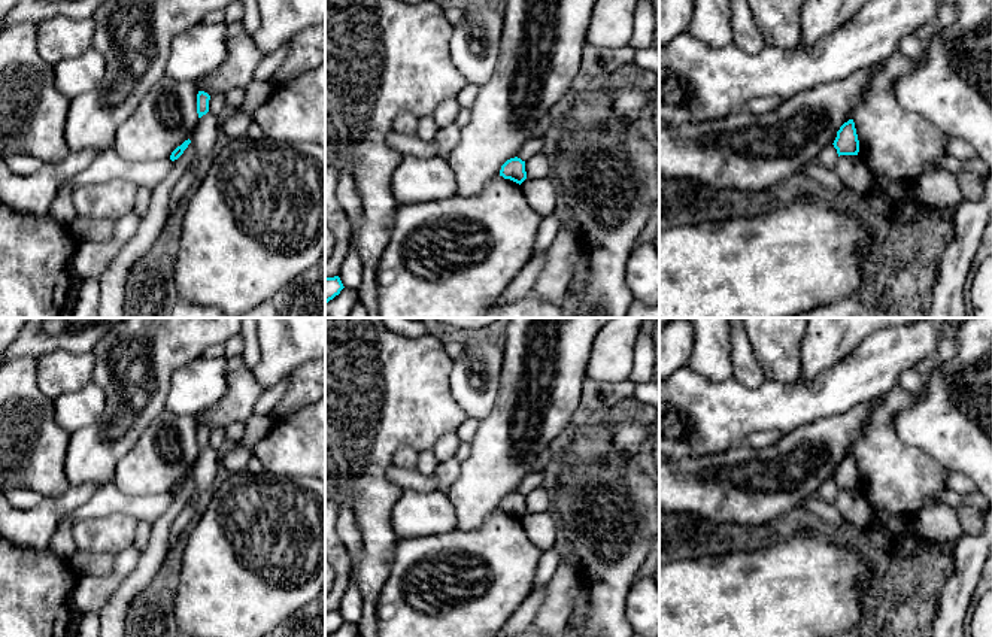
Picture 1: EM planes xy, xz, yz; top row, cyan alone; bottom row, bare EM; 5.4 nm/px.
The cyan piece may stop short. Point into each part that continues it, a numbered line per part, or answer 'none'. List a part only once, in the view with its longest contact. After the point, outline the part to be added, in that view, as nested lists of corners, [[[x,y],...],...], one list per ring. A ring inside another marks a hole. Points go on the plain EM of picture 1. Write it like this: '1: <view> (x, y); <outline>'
none

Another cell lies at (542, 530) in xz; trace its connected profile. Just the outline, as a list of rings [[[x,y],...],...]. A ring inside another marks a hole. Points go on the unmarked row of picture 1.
[[[525,513],[521,518],[521,524],[530,537],[530,540],[541,550],[546,552],[552,549],[559,539],[556,521],[552,513]]]

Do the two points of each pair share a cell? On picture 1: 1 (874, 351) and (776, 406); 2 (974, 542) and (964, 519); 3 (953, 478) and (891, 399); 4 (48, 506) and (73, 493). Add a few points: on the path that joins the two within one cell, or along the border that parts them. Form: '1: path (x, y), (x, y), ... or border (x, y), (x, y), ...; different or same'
1: path (851, 375), (834, 391), (800, 403); same
2: border (976, 531), (967, 531), (953, 545); different
3: border (950, 472), (947, 488); different
4: path (54, 506), (60, 506), (67, 499); same

